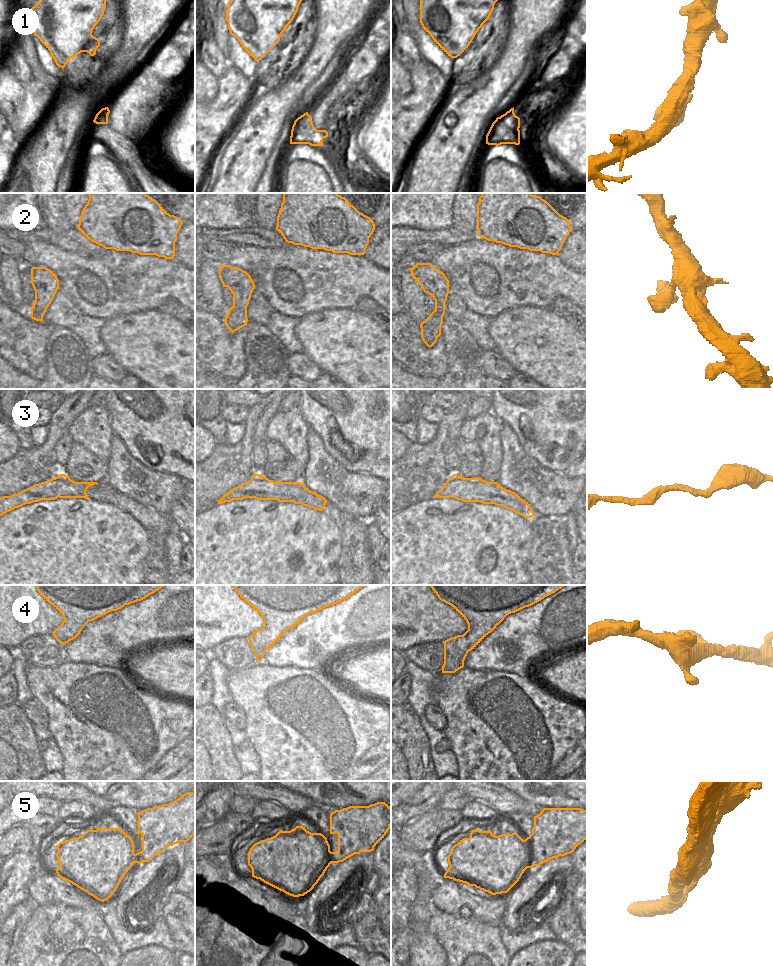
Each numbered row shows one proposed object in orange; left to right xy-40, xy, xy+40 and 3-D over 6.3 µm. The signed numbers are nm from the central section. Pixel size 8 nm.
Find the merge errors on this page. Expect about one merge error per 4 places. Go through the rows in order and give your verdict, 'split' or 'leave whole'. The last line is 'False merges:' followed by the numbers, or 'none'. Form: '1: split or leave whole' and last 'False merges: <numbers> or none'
1: leave whole
2: leave whole
3: leave whole
4: leave whole
5: leave whole
False merges: none

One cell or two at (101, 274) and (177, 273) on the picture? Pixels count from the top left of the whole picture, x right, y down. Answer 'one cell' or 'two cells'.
one cell

